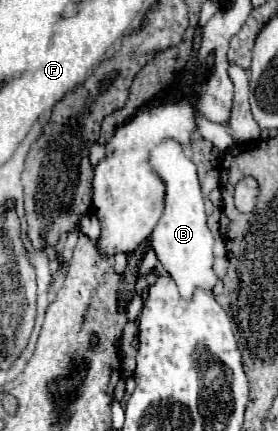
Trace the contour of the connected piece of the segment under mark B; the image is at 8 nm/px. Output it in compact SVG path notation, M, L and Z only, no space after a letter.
M163 139L149 153L149 167L165 185L165 207L159 223L151 233L151 247L155 249L163 267L175 279L181 297L189 299L197 287L211 291L217 283L217 275L213 271L213 235L207 227L197 167L187 155L185 145L173 139Z

